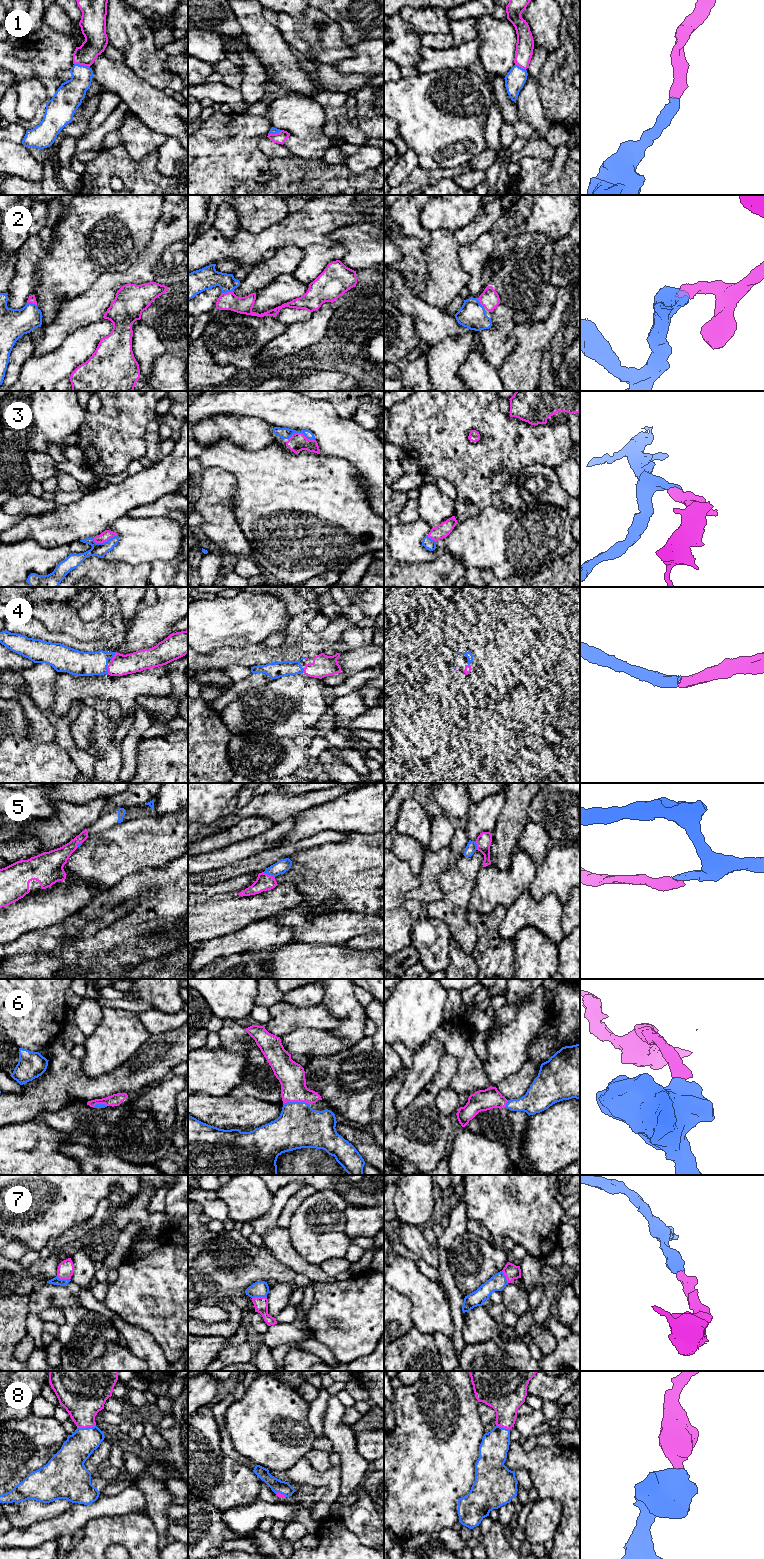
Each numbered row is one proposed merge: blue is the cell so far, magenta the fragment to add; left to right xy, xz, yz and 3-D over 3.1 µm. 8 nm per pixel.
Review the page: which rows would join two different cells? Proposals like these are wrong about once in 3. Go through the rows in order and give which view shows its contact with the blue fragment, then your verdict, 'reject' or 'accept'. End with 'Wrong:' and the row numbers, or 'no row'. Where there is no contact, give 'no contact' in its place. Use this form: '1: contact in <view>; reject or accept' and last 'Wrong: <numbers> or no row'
1: contact in xy; accept
2: contact in xz; accept
3: contact in xz; accept
4: contact in xy; accept
5: contact in xz; accept
6: contact in xz; accept
7: contact in xz; accept
8: contact in xy; accept
Wrong: no row

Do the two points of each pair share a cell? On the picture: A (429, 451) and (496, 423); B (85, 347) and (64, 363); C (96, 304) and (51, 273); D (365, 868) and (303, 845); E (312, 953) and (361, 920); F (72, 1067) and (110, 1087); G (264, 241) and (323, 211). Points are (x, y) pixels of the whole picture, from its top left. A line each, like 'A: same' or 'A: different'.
A: same
B: same
C: different
D: different
E: different
F: same
G: same

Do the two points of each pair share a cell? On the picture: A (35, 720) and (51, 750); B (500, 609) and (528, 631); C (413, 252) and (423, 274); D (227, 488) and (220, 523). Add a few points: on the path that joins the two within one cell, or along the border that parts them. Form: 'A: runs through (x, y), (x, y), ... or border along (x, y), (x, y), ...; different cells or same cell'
A: border along (26, 731), (29, 740), (38, 743), (54, 741); different cells
B: runs through (507, 615), (521, 627); same cell
C: runs through (413, 257), (413, 264), (418, 269); same cell
D: runs through (220, 497), (220, 514); same cell

